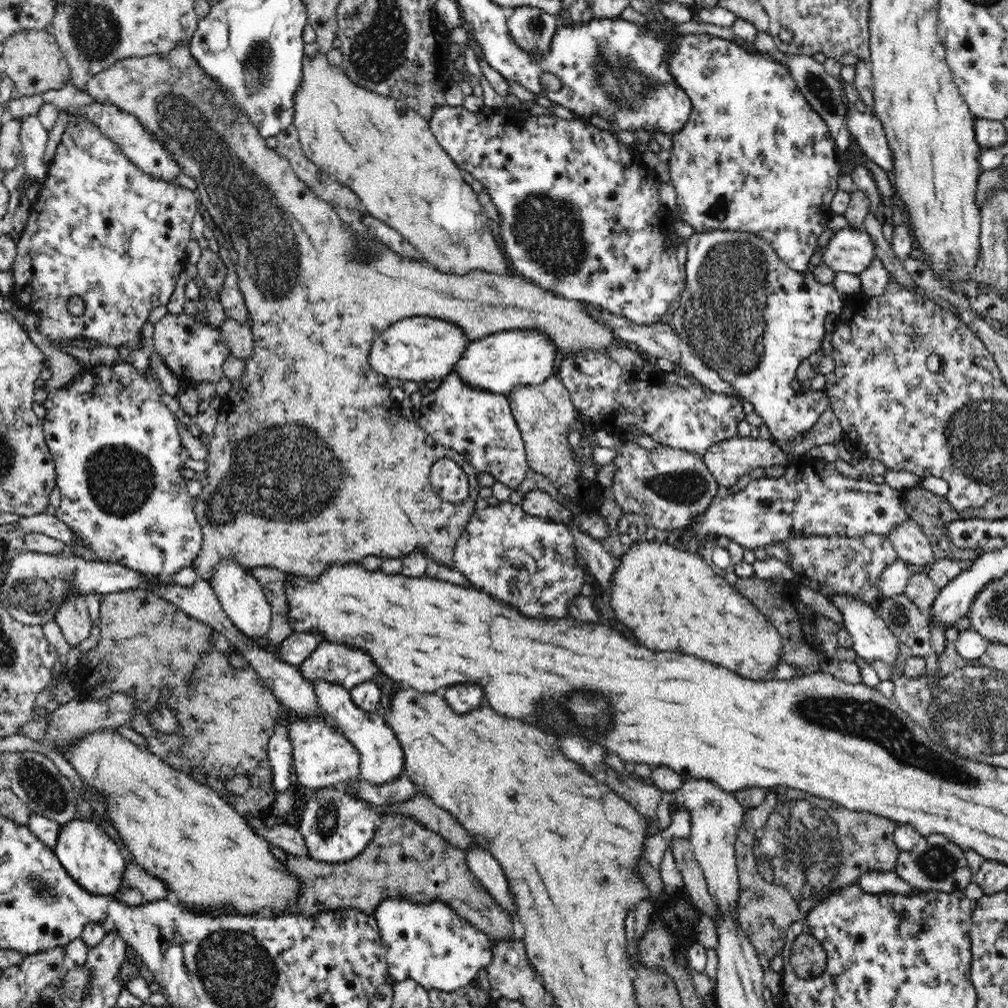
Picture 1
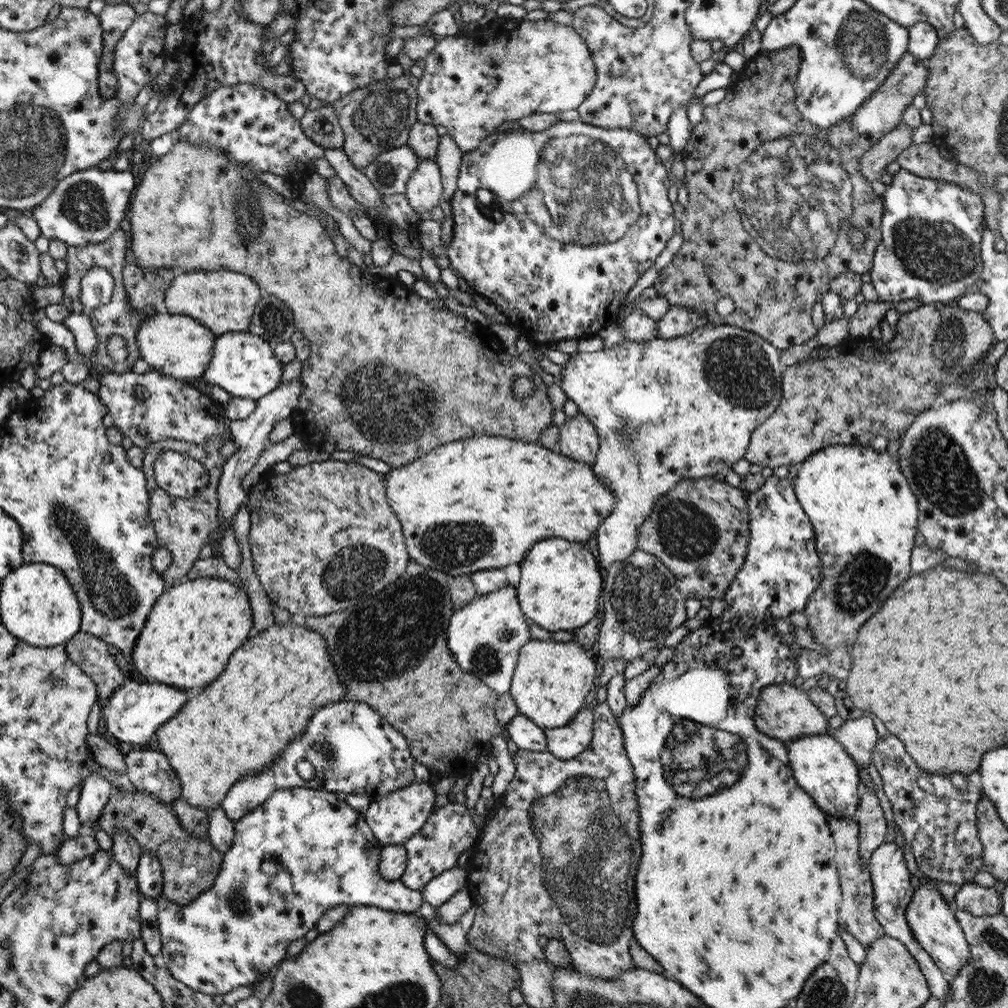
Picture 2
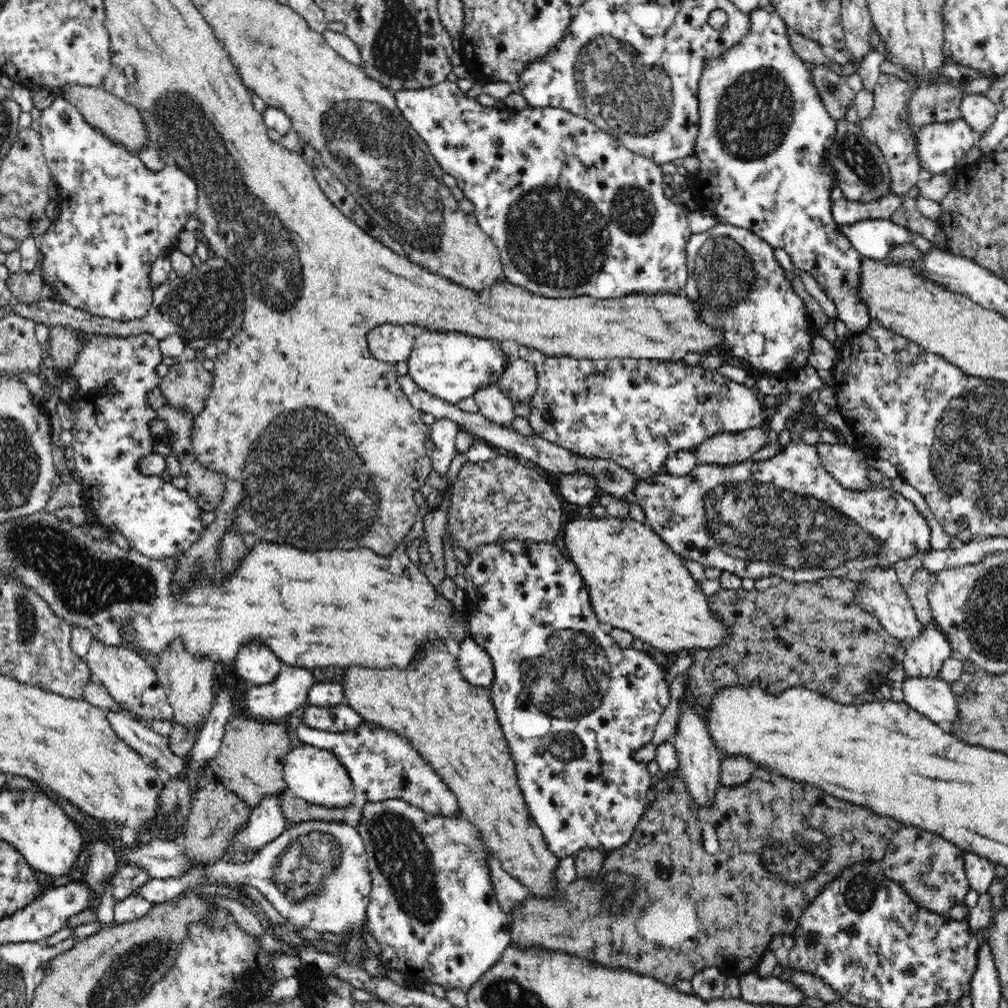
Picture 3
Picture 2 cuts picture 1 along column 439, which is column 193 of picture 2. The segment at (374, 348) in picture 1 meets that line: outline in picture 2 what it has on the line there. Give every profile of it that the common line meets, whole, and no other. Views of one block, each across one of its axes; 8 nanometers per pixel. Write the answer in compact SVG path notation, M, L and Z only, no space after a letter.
M160 308L159 312L151 314L142 325L138 333L138 345L144 362L147 362L151 370L163 373L164 376L172 376L175 378L192 378L202 380L207 372L207 368L211 364L212 355L215 350L215 334L202 325L199 321L193 320L192 317L184 315L173 315L165 309Z

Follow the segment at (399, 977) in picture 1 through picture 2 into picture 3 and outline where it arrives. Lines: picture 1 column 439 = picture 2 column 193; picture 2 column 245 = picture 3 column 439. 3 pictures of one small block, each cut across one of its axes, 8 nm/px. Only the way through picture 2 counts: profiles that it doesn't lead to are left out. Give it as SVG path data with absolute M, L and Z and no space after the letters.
M389 799L380 803L366 802L361 808L360 822L356 825L364 841L365 851L367 852L367 864L371 877L371 893L367 904L367 928L374 936L380 946L381 961L387 969L394 969L401 972L407 979L410 977L423 978L430 983L439 984L446 991L454 989L463 990L467 993L474 983L481 979L481 976L488 972L501 959L505 948L511 944L511 925L510 915L500 910L498 901L495 897L492 877L487 865L488 848L483 843L479 832L475 826L462 814L462 810L453 818L443 818L433 816L420 811L412 804L404 803L401 799Z

